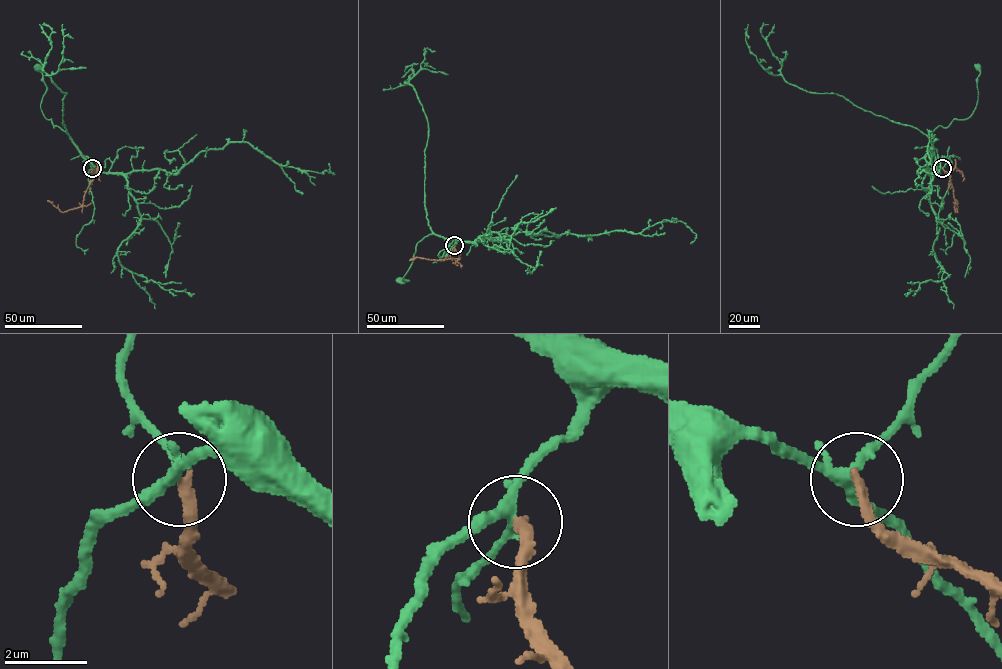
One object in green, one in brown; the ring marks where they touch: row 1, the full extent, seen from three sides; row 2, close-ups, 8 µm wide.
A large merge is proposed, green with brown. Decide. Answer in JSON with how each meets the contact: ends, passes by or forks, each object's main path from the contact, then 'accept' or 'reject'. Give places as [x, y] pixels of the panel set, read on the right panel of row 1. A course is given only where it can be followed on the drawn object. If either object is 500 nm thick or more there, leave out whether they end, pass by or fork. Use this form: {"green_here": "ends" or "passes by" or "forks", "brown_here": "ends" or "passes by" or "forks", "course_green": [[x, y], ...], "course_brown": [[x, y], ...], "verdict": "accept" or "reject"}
{"green_here": "forks", "brown_here": "ends", "course_green": [[942, 168], [935, 165], [931, 134], [972, 113], [978, 67]], "course_brown": [[942, 168], [950, 174], [955, 212], [957, 200]], "verdict": "reject"}

